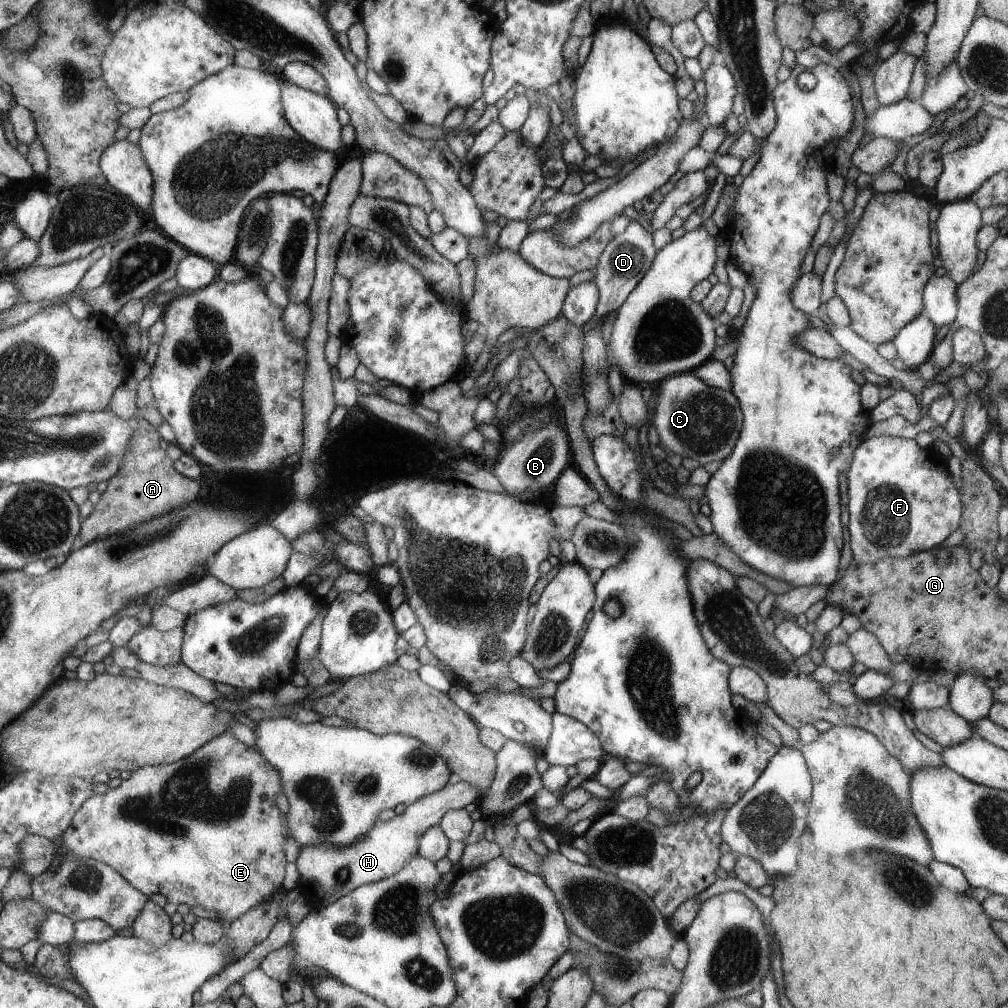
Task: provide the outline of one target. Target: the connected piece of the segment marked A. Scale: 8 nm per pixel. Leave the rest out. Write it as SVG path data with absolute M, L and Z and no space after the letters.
M137 417L132 444L124 454L124 464L118 475L108 481L106 492L94 507L90 516L84 519L84 542L92 542L104 537L118 535L134 528L137 524L156 518L173 508L181 507L199 498L200 482L184 478L174 470L172 460L160 448L160 436L143 417Z

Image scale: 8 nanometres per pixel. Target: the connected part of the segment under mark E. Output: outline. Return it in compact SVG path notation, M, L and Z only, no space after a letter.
M224 731L220 736L215 736L214 739L203 744L199 749L196 749L188 758L178 760L174 764L168 766L148 766L142 768L138 772L132 774L130 780L124 780L120 786L115 789L108 789L107 793L98 795L94 794L86 803L80 807L79 812L74 816L72 827L61 836L59 845L54 843L54 840L38 834L28 834L20 844L21 866L28 874L34 878L45 871L51 865L57 849L62 848L61 855L71 855L76 859L92 859L102 864L111 865L116 869L116 872L121 873L133 886L143 892L147 897L152 894L164 894L168 898L168 902L177 904L178 906L186 905L189 907L201 906L214 913L216 920L220 924L230 924L234 920L239 919L245 912L248 912L252 907L260 904L260 901L265 901L270 896L274 895L272 890L281 890L282 880L284 880L284 868L286 868L286 856L284 856L284 842L286 842L286 824L284 824L284 816L282 812L276 808L276 800L278 794L282 792L282 777L279 770L269 763L262 753L256 749L248 747L242 743L234 733Z

